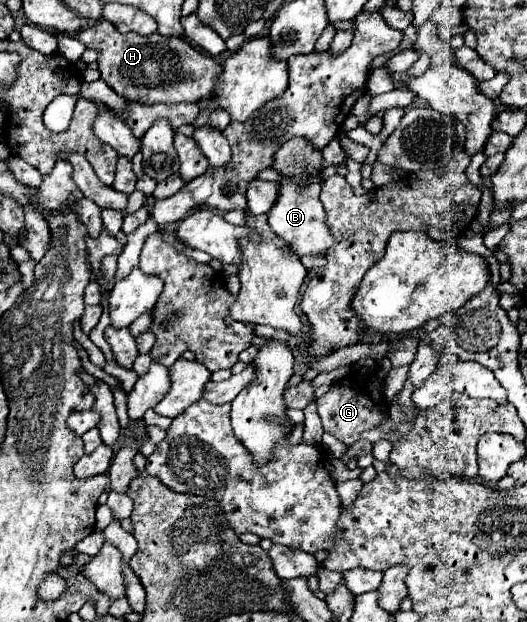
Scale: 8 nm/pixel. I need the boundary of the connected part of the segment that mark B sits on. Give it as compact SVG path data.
M292 137L286 141L276 153L272 161L272 169L282 177L278 181L278 199L268 213L268 225L272 231L284 239L284 243L298 255L318 255L328 249L334 239L330 229L326 227L326 213L318 199L322 187L322 151L316 149L308 139Z

